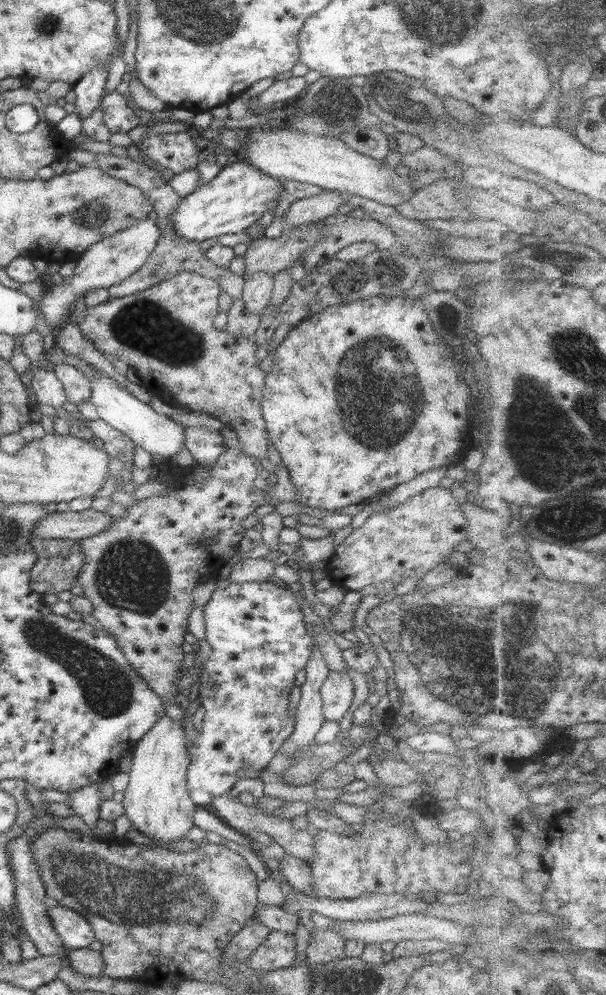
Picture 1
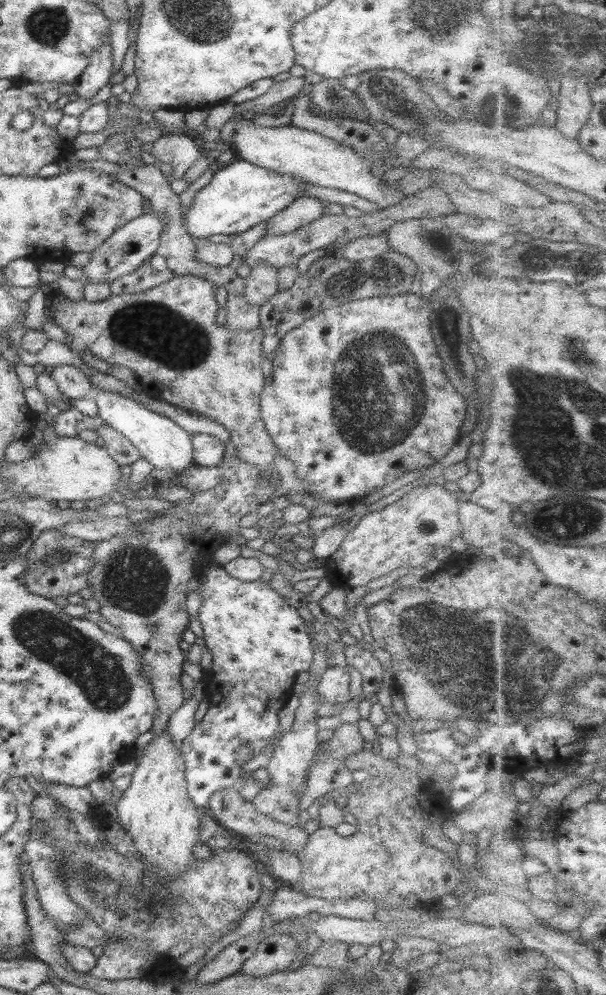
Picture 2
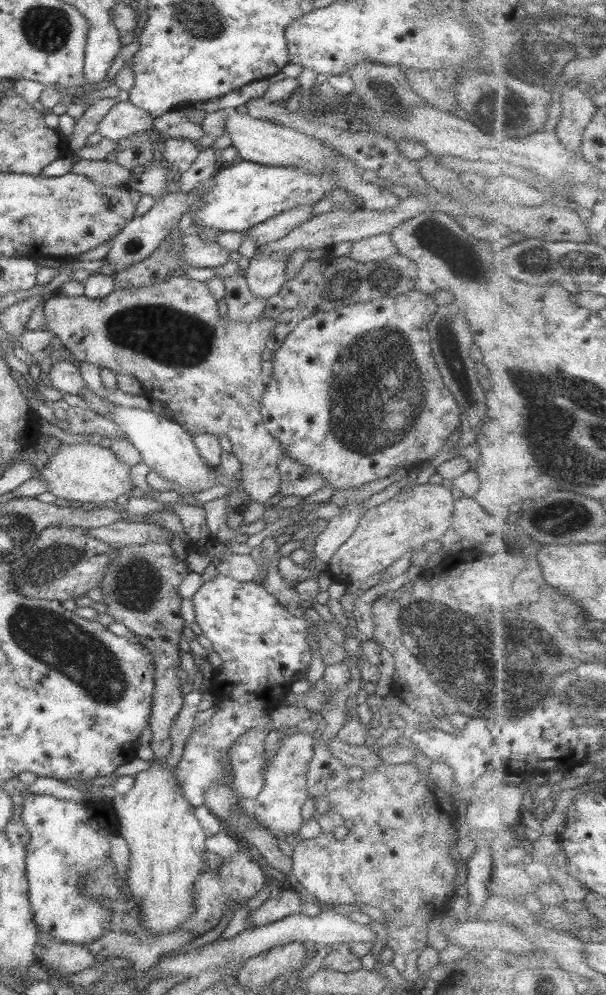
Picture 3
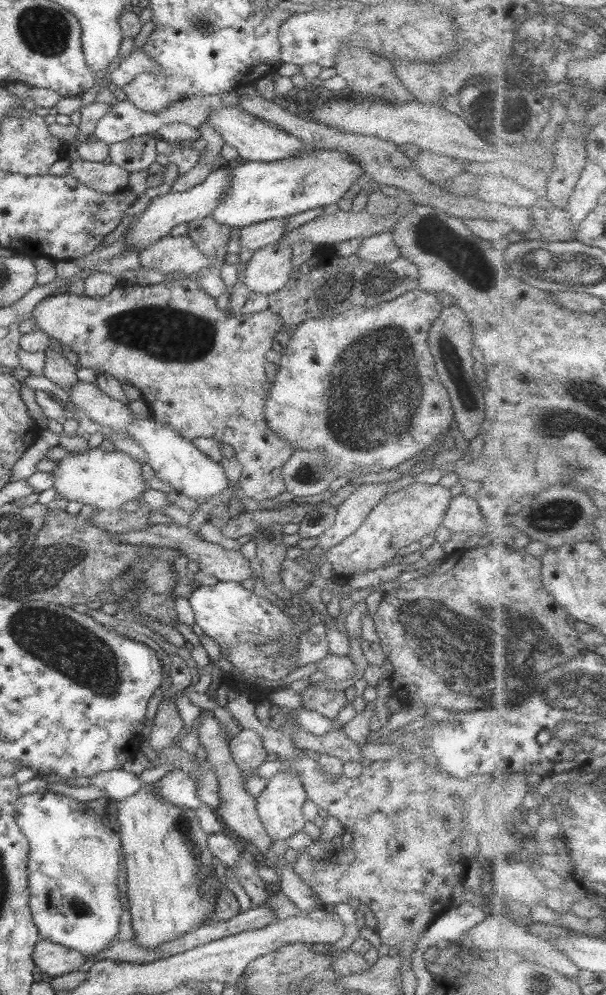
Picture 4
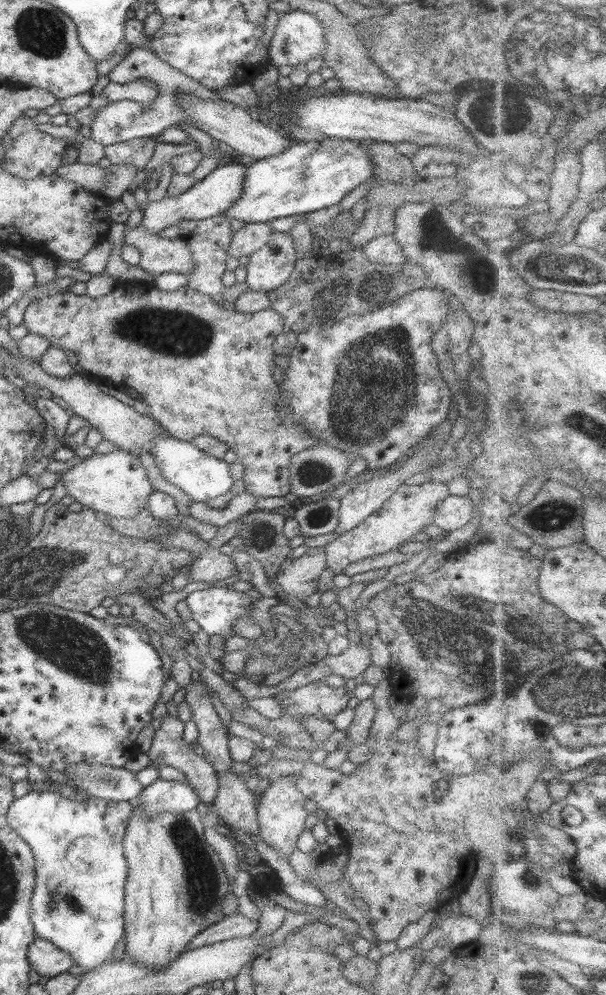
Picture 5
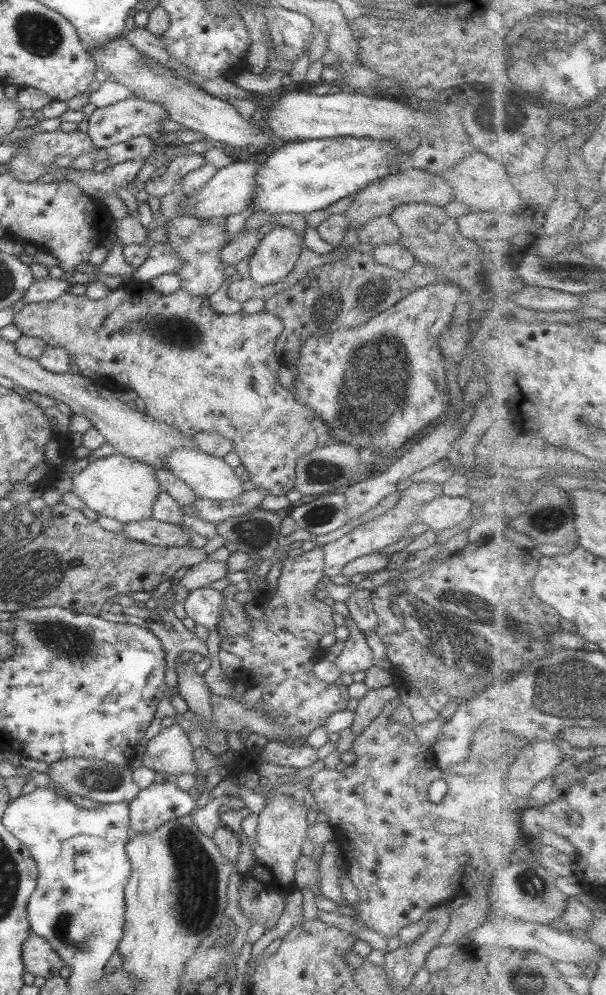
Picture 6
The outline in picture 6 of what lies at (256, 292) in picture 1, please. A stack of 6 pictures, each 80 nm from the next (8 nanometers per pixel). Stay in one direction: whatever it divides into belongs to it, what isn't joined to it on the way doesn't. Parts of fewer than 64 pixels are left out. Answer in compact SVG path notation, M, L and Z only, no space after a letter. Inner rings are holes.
M275 226L262 236L248 258L249 278L261 286L283 279L291 272L303 247L291 228Z

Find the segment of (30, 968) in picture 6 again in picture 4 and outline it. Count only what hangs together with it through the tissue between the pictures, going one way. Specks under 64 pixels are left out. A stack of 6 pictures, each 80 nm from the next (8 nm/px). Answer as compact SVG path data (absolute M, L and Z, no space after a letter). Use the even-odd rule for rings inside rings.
M44 939L36 942L31 956L35 971L41 972L45 979L78 971L85 962L77 951Z

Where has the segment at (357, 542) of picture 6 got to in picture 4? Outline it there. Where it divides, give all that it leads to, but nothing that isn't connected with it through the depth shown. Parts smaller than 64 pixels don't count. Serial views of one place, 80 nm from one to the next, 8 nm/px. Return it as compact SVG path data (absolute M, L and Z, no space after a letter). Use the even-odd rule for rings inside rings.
M412 483L381 498L357 530L327 550L327 561L332 571L337 577L348 578L367 570L377 570L388 563L400 548L419 542L422 536L441 526L441 513L445 512L451 497L449 490L439 484Z

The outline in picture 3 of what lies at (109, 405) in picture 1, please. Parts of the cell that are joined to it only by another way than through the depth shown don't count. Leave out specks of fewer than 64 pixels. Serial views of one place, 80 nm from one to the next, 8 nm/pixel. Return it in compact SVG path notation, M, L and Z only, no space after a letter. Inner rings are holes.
M111 404L111 407L109 407L109 420L117 426L118 430L121 430L121 435L127 438L129 443L135 447L143 464L147 465L151 471L157 473L161 479L173 482L177 484L177 486L187 488L187 490L193 492L195 489L201 491L201 489L205 490L217 485L213 482L213 474L211 473L213 473L214 469L218 468L207 466L205 462L201 462L201 456L199 456L197 450L194 449L192 438L185 434L185 430L181 429L176 423L166 420L159 414L153 414L150 410L124 408L115 404Z

